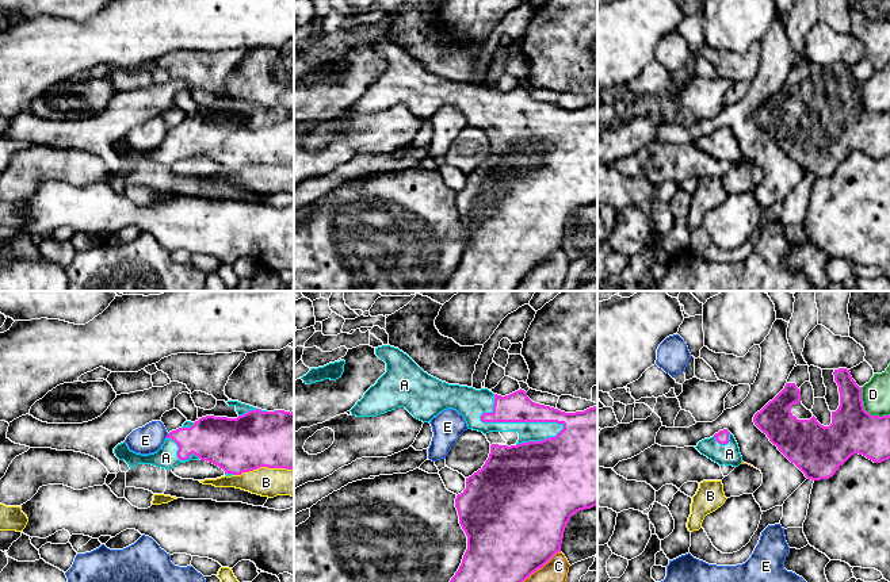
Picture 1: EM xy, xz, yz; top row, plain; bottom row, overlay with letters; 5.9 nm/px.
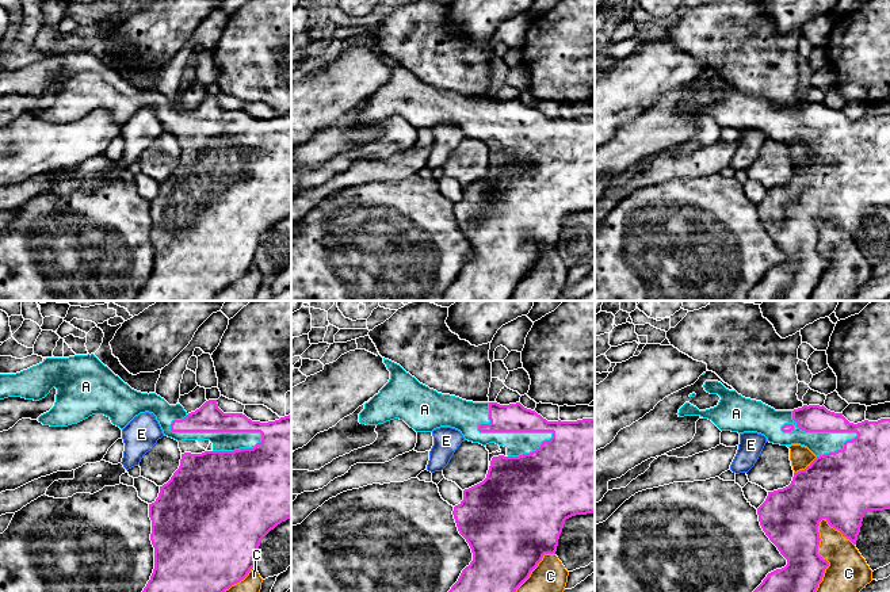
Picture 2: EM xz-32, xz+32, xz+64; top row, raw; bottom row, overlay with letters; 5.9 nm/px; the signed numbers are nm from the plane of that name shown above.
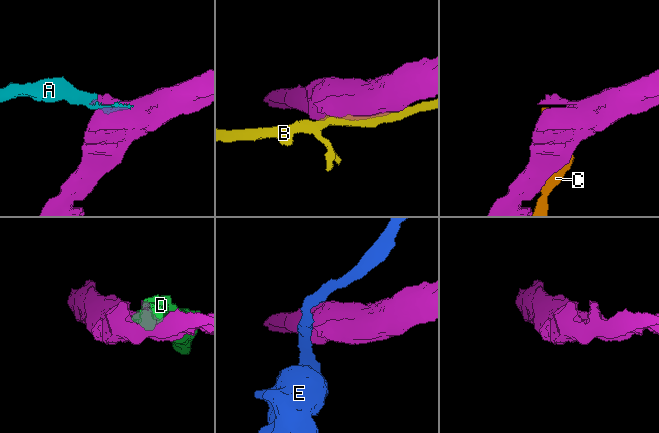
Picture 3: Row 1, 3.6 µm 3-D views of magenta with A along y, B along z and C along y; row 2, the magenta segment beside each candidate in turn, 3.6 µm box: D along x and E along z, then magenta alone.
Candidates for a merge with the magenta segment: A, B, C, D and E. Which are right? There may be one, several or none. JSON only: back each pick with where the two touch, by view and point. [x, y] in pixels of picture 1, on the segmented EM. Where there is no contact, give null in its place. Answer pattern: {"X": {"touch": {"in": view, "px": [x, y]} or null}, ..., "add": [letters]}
{"A": {"touch": {"in": "xz", "px": [522, 421]}}, "add": ["A"]}

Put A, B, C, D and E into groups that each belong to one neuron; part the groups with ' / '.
A / B / C / D / E

